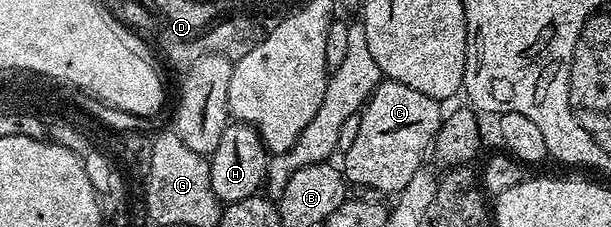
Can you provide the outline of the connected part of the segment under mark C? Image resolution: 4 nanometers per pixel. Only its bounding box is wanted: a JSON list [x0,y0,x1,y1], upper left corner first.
[343,78,443,193]

